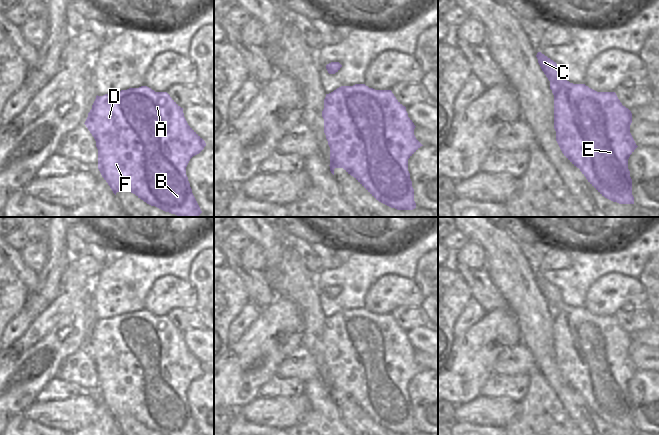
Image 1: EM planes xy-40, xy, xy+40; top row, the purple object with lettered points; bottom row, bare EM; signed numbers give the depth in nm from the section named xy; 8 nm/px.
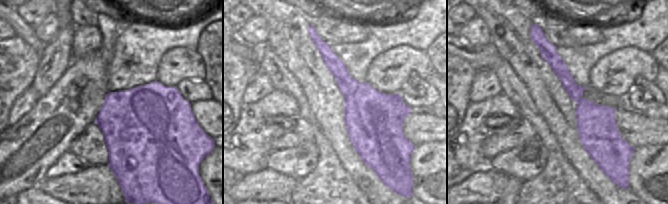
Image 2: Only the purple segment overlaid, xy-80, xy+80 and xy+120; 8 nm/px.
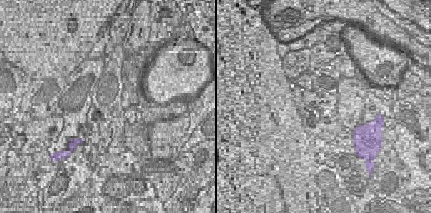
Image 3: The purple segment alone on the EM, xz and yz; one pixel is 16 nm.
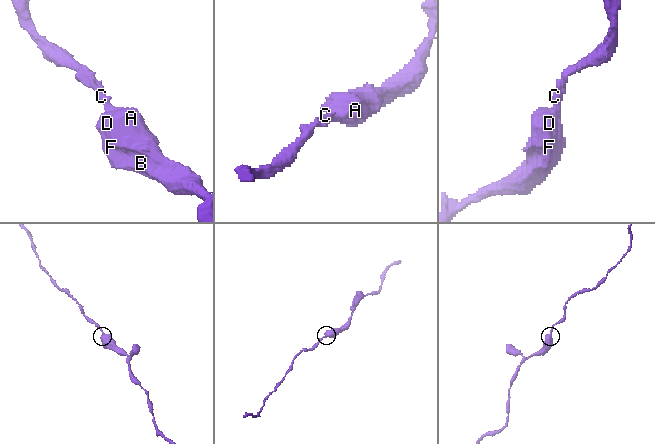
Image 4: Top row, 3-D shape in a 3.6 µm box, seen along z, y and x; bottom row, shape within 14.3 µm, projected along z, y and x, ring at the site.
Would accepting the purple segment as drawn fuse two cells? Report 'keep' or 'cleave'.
keep

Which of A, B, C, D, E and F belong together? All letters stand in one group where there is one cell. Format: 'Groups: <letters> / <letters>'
Groups: A B C D E F

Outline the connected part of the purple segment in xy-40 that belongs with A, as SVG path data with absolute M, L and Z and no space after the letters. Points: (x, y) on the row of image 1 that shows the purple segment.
M141 86L97 95L84 124L96 141L98 169L115 195L117 192L131 192L147 204L180 217L198 217L202 213L192 193L186 167L206 143L188 125L183 108L167 92L155 92Z

